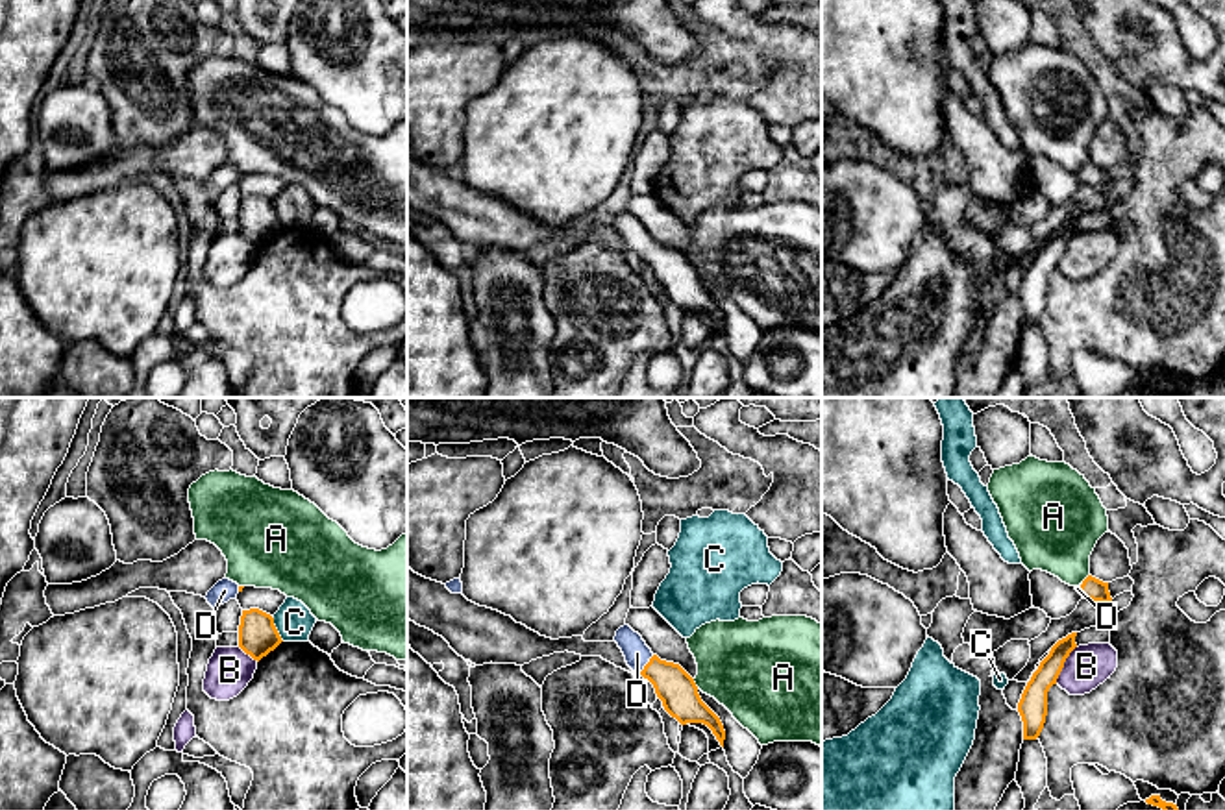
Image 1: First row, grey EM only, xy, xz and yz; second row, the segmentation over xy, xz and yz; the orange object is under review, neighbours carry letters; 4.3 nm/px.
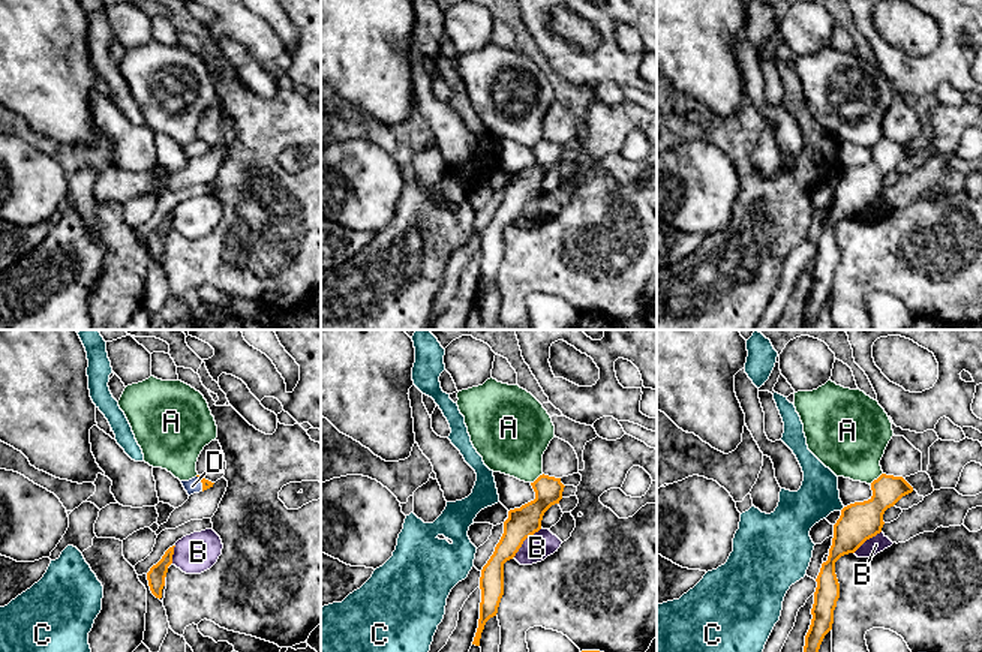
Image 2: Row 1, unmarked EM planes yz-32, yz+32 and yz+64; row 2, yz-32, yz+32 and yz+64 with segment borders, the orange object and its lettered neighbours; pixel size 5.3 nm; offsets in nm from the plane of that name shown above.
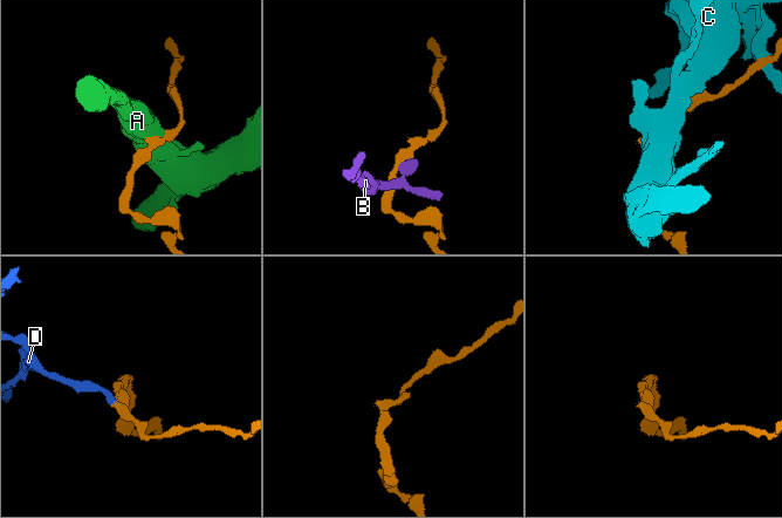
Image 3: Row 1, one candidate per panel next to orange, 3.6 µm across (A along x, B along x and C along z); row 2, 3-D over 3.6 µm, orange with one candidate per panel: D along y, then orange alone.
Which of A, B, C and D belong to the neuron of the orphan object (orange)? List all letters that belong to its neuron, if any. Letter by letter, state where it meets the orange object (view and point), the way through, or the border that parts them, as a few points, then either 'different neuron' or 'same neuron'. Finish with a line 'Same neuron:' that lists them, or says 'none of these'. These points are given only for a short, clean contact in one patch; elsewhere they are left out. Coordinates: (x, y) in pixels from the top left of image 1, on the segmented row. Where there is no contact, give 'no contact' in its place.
A: meets orange in yz at (1085, 579); different neuron
B: meets orange in yz at (1063, 664); border along yz (1076, 646), (1055, 683); different neuron
C: meets orange in xy at (276, 629); different neuron
D: meets orange in xz at (646, 664); runs through xz (674, 687), (646, 664), (637, 653); same neuron
Same neuron: D

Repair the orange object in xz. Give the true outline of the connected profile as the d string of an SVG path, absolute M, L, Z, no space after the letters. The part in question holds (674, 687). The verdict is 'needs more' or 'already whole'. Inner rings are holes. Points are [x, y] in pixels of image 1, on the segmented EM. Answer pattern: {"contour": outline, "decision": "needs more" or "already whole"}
{"contour": "M629 625L616 631L614 642L622 649L627 666L648 679L664 710L681 725L707 725L724 747L725 730L720 718L701 701L694 679L674 662L661 660Z", "decision": "needs more"}

